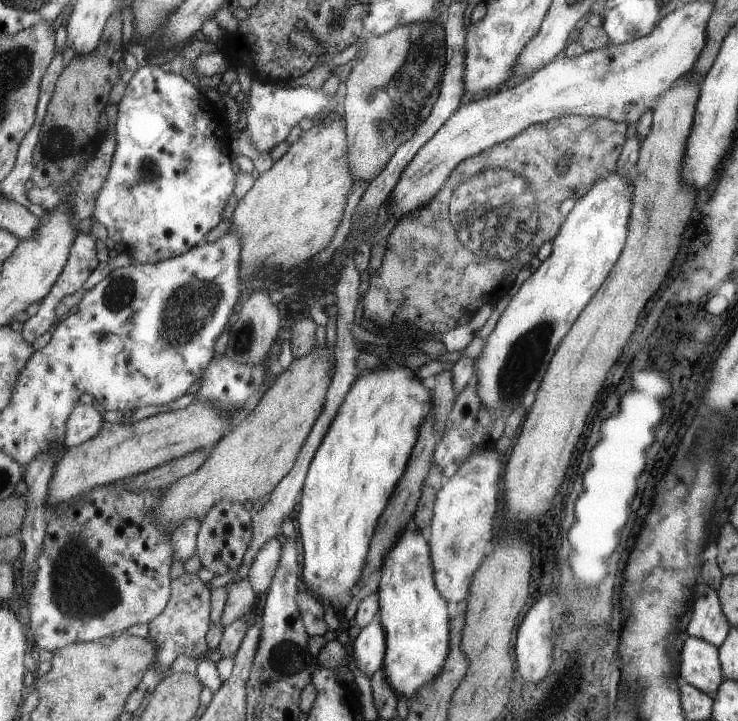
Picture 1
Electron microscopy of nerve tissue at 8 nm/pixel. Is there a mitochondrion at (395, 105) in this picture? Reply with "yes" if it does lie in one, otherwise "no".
yes

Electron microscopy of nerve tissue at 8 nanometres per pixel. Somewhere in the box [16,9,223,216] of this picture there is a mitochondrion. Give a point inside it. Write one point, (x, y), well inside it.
(59, 141)

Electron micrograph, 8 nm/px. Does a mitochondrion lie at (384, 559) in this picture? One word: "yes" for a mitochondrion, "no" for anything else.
no

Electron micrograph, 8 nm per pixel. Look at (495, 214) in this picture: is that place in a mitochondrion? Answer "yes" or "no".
yes

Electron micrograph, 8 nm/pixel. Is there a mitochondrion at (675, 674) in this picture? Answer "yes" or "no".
no

